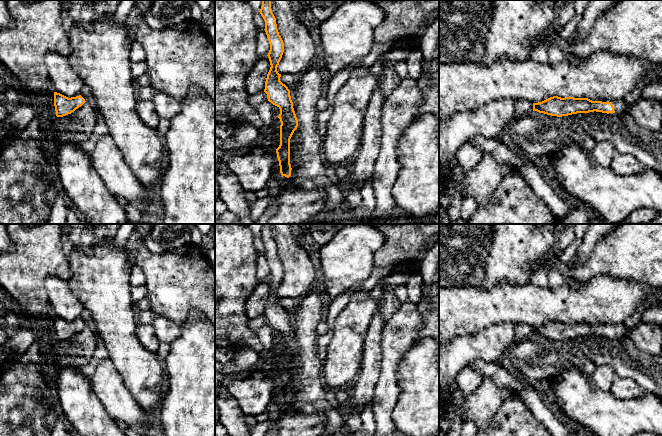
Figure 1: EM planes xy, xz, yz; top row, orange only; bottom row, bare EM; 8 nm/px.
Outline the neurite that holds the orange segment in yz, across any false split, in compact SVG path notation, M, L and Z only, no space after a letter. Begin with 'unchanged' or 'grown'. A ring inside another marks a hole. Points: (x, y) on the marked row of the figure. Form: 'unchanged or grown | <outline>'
grown | M553 96L542 102L533 103L533 111L557 117L594 111L609 114L627 111L630 104L631 103L628 103L625 98L612 101L592 101L588 98L561 98Z

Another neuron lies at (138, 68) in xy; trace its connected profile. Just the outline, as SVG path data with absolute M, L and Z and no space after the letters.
M140 61L140 62L134 62L132 63L131 66L131 72L132 72L132 77L135 81L137 81L137 79L143 75L144 73L146 73L147 71L147 65L145 61Z

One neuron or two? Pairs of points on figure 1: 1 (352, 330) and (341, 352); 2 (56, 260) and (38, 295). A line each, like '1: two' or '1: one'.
1: one
2: one

